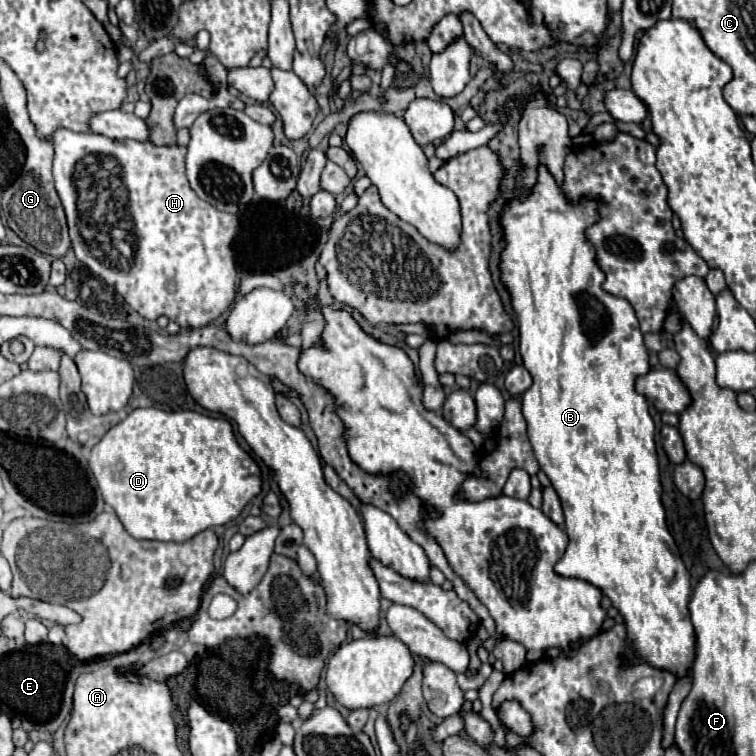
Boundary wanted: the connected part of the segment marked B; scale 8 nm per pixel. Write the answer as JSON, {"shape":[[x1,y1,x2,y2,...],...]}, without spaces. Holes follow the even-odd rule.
{"shape":[[539,167,539,181,533,193,507,203,501,215,507,239,507,247,501,255,501,279,511,293,511,303,519,319,523,365,533,377,533,385,521,399,523,415,535,457,557,491,565,513,569,545,565,555,557,561,555,573,583,579,611,599,627,629,625,643,631,653,625,653,623,659,631,665,647,663,681,679,695,661,695,631,687,609,691,583,675,539,667,529,661,503,655,423,649,415,647,399,635,391,635,379,649,371,647,347,633,307,625,299,601,289,605,275,595,261,595,249,585,237,585,227,597,219,597,203,583,199,579,207,571,207,545,167],[583,297,593,297,605,307,601,325,591,327,585,321,585,313,589,311,585,309]]}

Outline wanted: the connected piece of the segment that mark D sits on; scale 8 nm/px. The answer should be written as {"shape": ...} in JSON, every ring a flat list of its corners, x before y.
{"shape":[[155,407,131,411,91,447,89,467,97,479,103,501,135,539,183,543,209,527,235,519,261,491,259,465,239,447,231,423,195,411,163,411]]}

